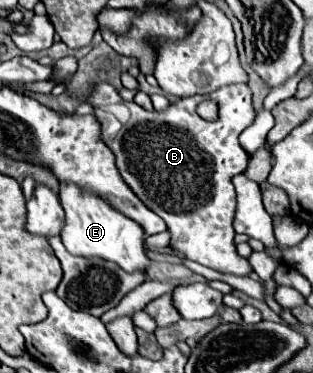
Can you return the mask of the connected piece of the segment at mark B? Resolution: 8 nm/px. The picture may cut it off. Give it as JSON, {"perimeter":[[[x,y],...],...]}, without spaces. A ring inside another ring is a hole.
{"perimeter":[[[97,83],[93,95],[89,97],[89,103],[93,103],[95,117],[103,127],[103,139],[115,153],[121,177],[125,179],[125,183],[129,183],[129,187],[133,187],[139,199],[167,223],[167,229],[173,235],[173,245],[169,247],[183,253],[187,259],[207,265],[219,273],[249,277],[249,273],[253,271],[251,263],[237,253],[233,243],[233,217],[237,207],[237,195],[231,177],[243,173],[249,159],[249,155],[239,145],[237,137],[245,127],[249,127],[255,121],[251,91],[245,85],[229,85],[209,95],[193,95],[179,99],[177,103],[171,103],[167,111],[159,113],[147,111],[135,101],[123,101],[111,85]],[[205,99],[213,99],[219,105],[219,117],[215,121],[205,121],[197,113],[197,105]]]}

